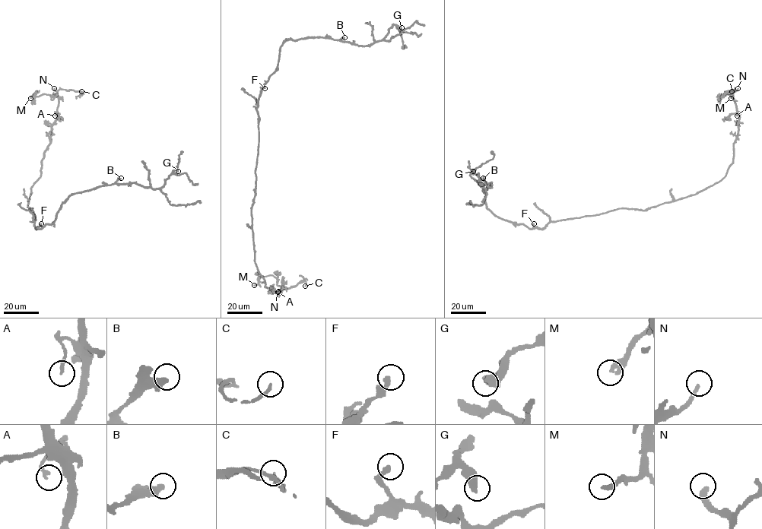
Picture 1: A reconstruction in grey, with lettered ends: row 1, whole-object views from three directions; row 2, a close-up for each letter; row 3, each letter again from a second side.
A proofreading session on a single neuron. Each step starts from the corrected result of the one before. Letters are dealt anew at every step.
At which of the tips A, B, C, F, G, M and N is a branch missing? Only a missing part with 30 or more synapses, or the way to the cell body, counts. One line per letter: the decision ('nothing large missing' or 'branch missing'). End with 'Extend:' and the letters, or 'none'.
A: nothing large missing
B: nothing large missing
C: nothing large missing
F: nothing large missing
G: nothing large missing
M: nothing large missing
N: branch missing
Extend: N

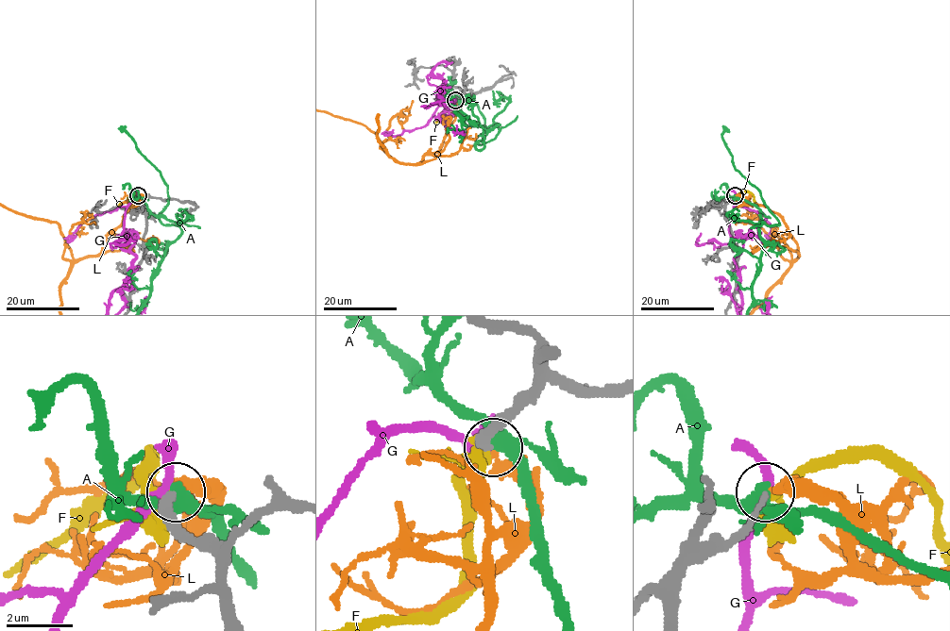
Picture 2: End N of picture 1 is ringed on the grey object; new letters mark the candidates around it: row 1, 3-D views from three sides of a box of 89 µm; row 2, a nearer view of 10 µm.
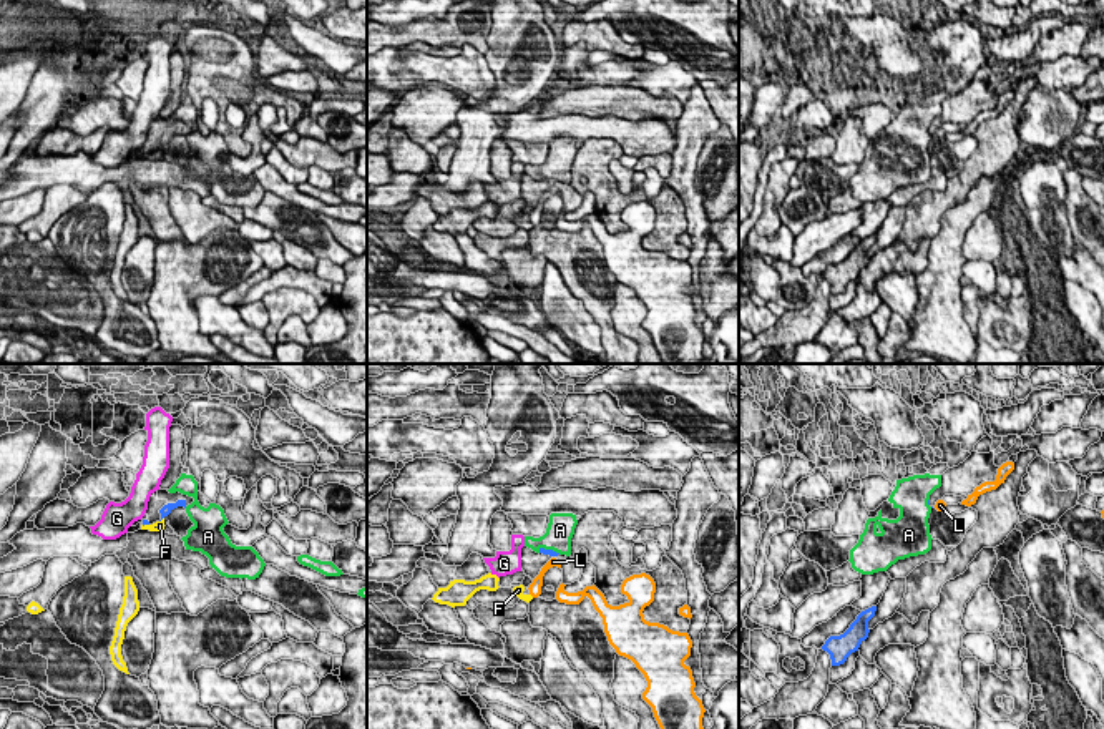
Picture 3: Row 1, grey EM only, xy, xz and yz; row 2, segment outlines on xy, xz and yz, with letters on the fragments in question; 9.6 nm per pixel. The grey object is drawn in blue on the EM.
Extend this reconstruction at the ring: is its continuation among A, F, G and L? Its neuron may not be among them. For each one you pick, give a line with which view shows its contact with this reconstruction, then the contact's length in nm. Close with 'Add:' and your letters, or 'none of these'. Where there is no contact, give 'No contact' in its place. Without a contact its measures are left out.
Add: none of these

